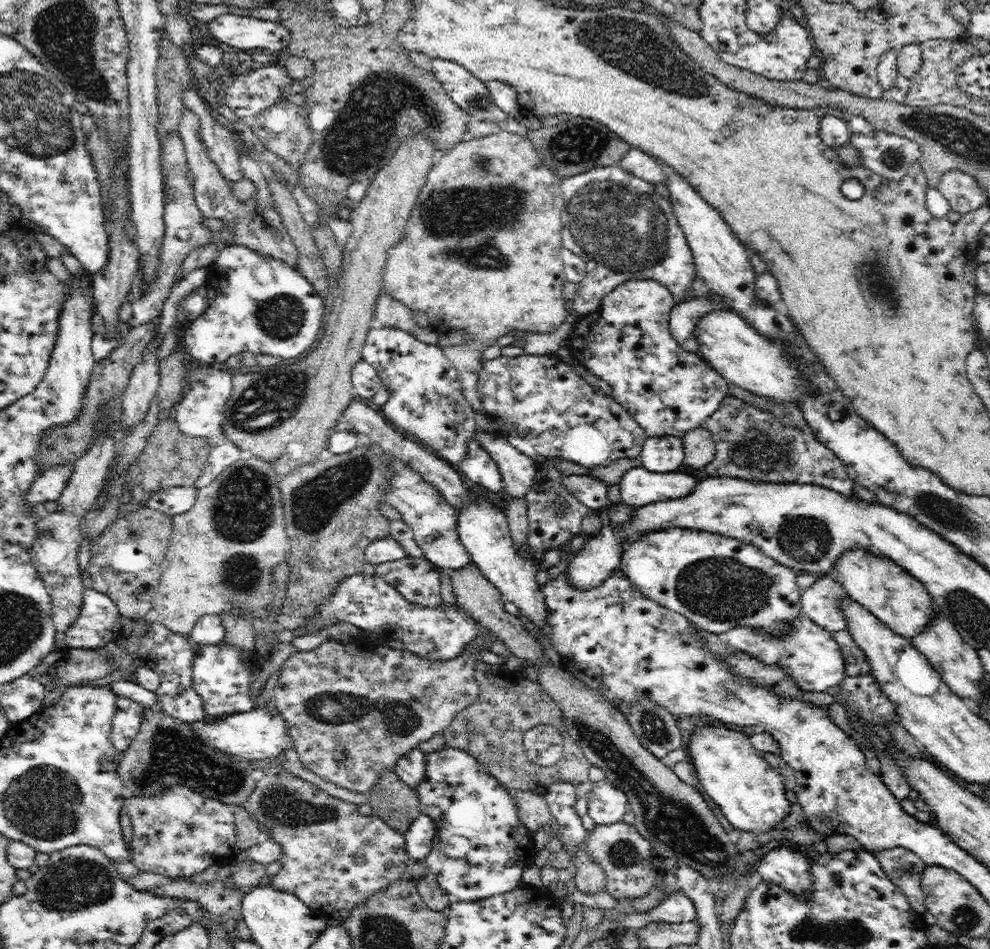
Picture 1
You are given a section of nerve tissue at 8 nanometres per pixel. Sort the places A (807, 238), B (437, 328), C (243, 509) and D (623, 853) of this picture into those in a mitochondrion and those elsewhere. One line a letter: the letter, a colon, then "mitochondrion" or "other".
A: other
B: other
C: mitochondrion
D: mitochondrion

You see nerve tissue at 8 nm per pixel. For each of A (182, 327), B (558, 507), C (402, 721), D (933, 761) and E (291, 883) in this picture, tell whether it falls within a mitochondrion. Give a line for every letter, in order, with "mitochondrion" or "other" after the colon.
A: other
B: mitochondrion
C: mitochondrion
D: other
E: other

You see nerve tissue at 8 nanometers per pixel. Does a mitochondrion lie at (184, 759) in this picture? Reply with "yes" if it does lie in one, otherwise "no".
yes

